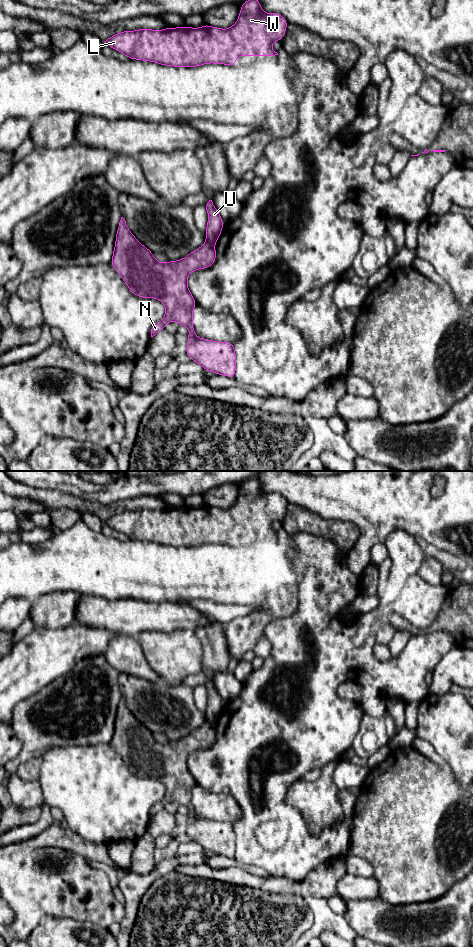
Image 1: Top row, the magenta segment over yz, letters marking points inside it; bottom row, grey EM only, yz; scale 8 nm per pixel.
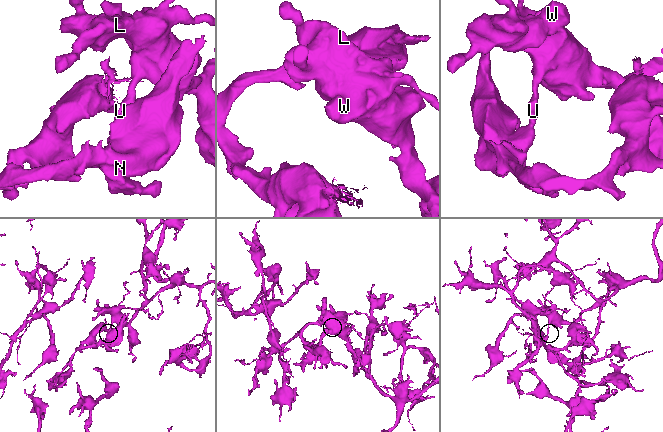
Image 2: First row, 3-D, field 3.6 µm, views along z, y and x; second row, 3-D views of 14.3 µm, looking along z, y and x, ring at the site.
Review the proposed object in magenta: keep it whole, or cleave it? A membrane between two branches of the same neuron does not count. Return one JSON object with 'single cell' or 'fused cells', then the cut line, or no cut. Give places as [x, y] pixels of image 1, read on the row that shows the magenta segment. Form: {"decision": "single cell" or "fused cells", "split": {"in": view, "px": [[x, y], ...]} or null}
{"decision": "fused cells", "split": {"in": "yz", "px": [[206, 240], [213, 244]]}}

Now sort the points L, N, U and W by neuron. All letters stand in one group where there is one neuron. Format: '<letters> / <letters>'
L U W / N

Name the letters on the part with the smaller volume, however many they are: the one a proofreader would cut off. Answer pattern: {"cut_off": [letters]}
{"cut_off": ["N"]}

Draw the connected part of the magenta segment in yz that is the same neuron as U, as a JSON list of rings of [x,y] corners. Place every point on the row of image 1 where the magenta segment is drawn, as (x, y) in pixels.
[[[209,200],[207,203],[206,210],[208,213],[208,223],[205,230],[206,241],[215,244],[220,237],[222,228],[225,224],[212,200]]]

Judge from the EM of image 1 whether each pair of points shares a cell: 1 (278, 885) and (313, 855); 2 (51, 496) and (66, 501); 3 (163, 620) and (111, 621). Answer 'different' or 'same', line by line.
1: different
2: same
3: same

